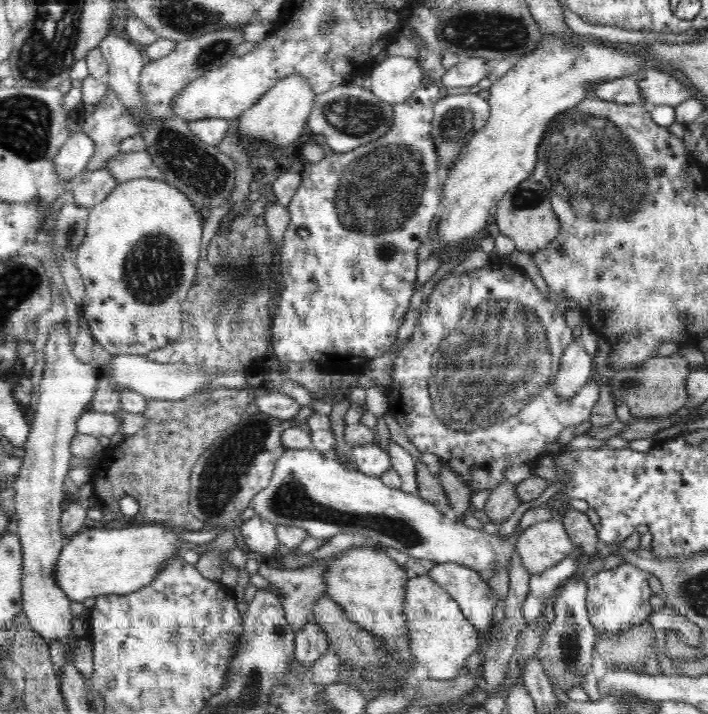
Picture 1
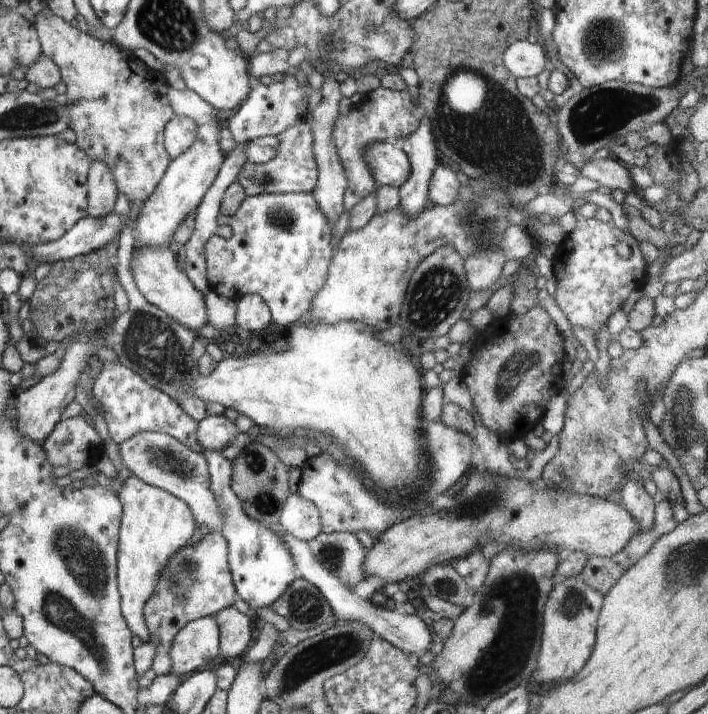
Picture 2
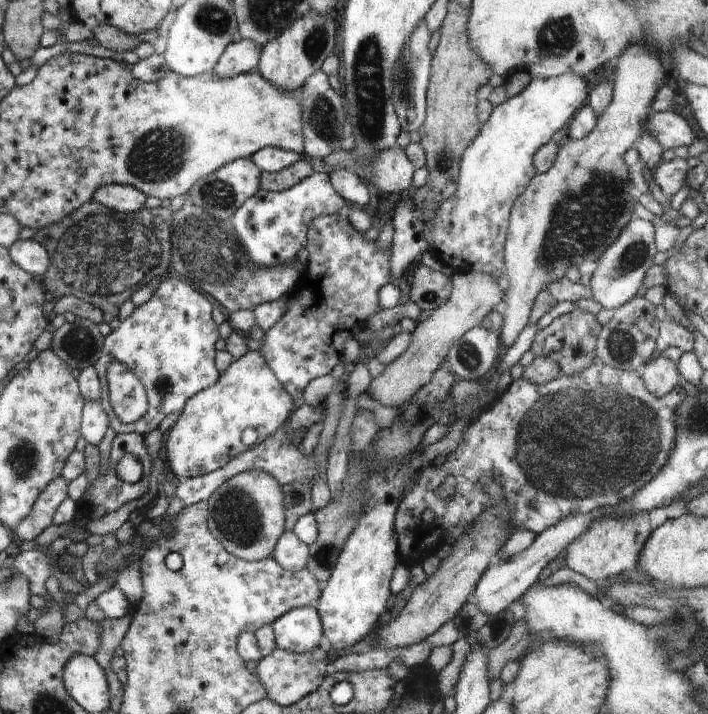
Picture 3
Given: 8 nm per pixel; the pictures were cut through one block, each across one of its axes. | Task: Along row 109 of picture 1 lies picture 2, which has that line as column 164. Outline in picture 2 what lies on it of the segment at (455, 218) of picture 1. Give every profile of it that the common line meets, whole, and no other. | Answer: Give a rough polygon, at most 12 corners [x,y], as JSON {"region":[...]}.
{"region":[[128,477],[117,550],[121,613],[144,607],[197,522],[177,496]]}

